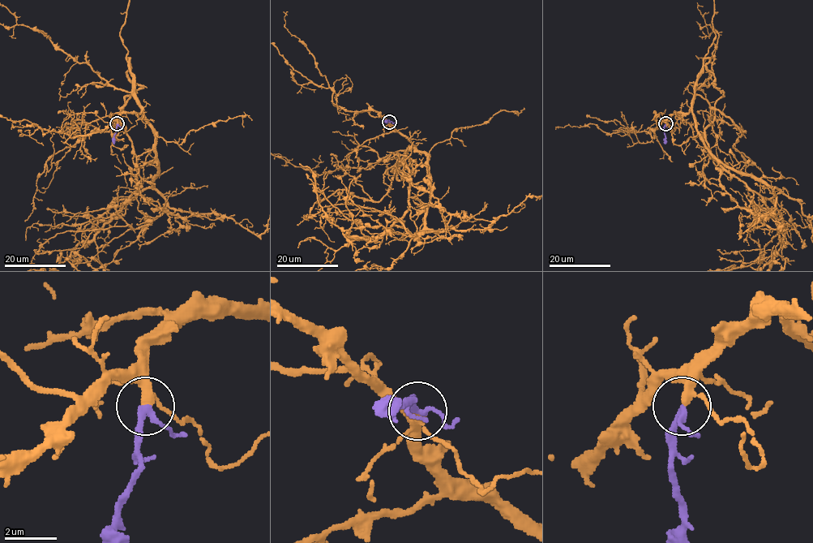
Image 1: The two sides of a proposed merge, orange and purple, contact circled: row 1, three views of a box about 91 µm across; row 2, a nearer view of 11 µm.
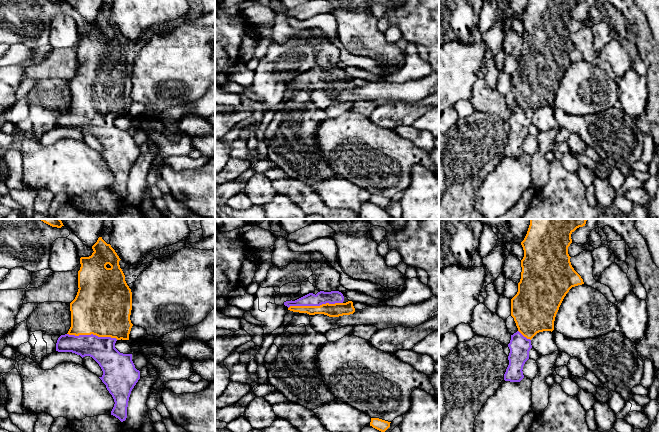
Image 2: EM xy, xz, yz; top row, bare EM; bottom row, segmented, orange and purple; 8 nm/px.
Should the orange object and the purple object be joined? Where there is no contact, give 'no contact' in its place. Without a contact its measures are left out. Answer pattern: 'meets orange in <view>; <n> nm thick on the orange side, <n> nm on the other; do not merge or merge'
meets orange in xz; 110 nm thick on the orange side, 100 nm on the other; merge

